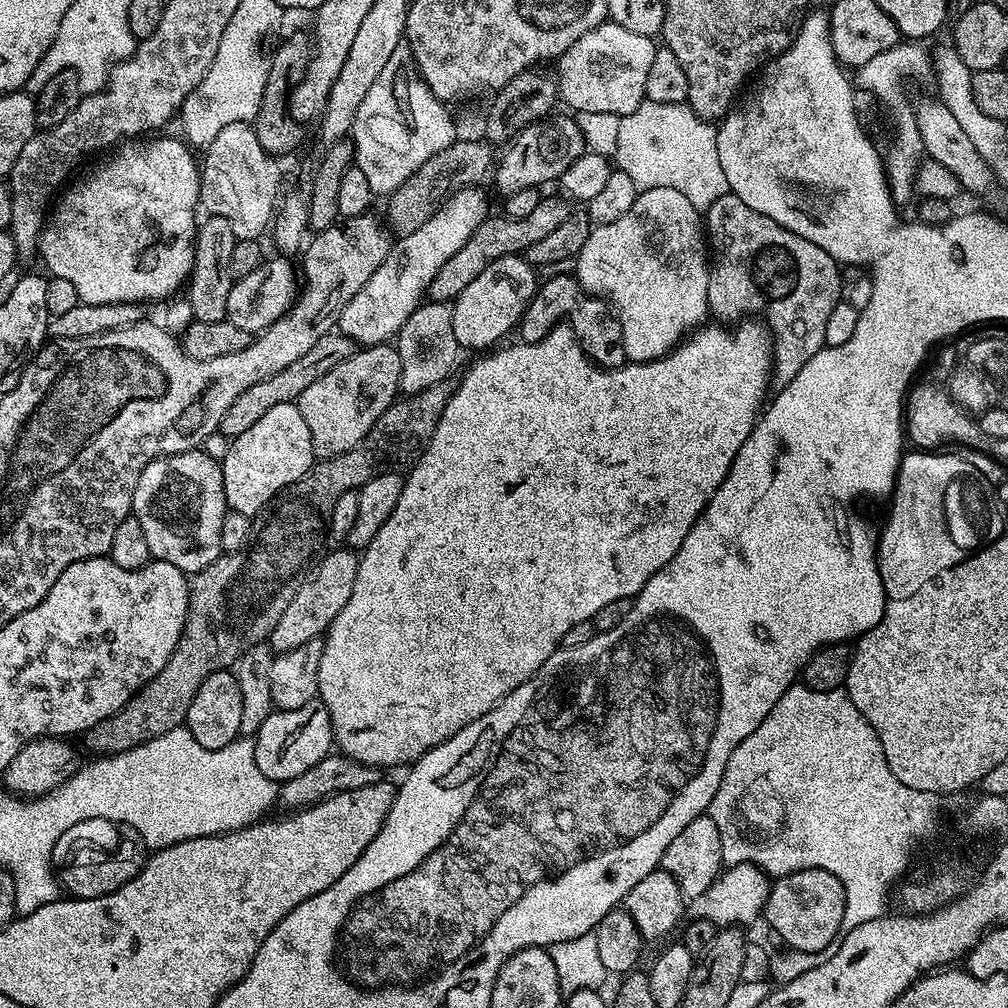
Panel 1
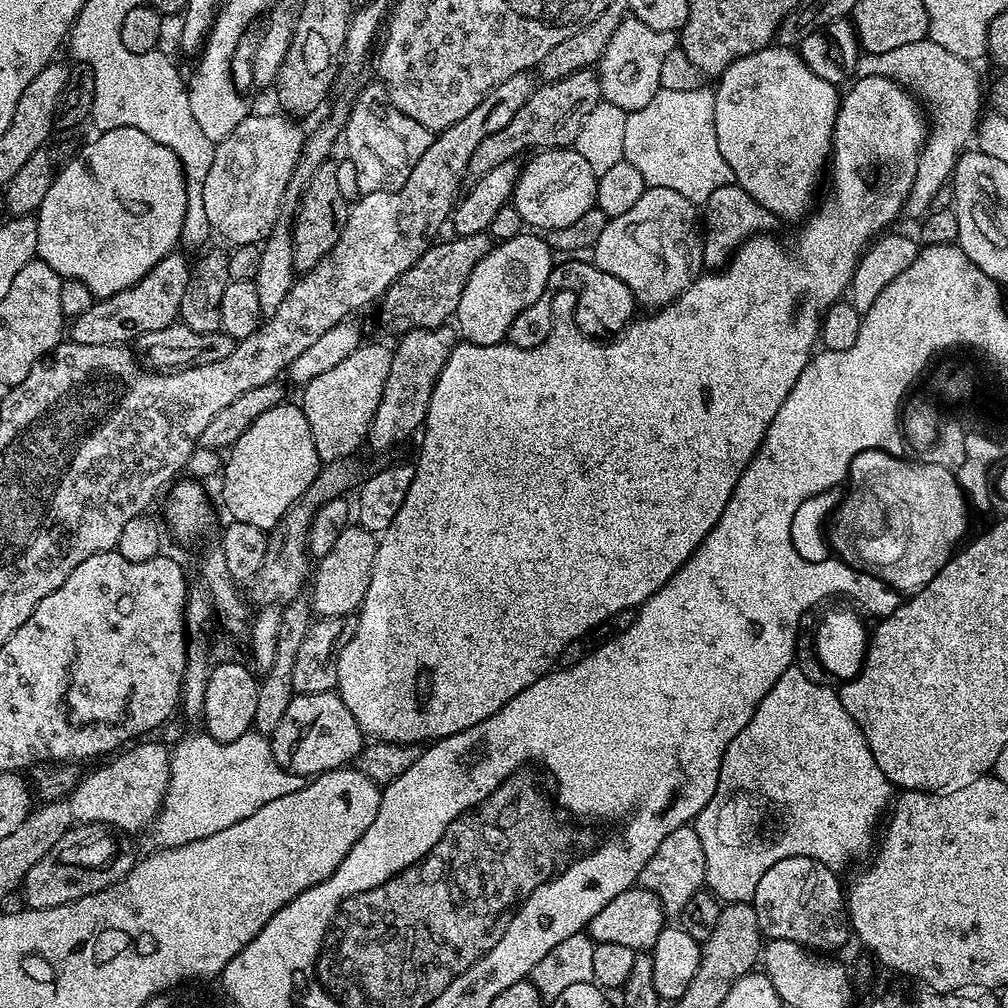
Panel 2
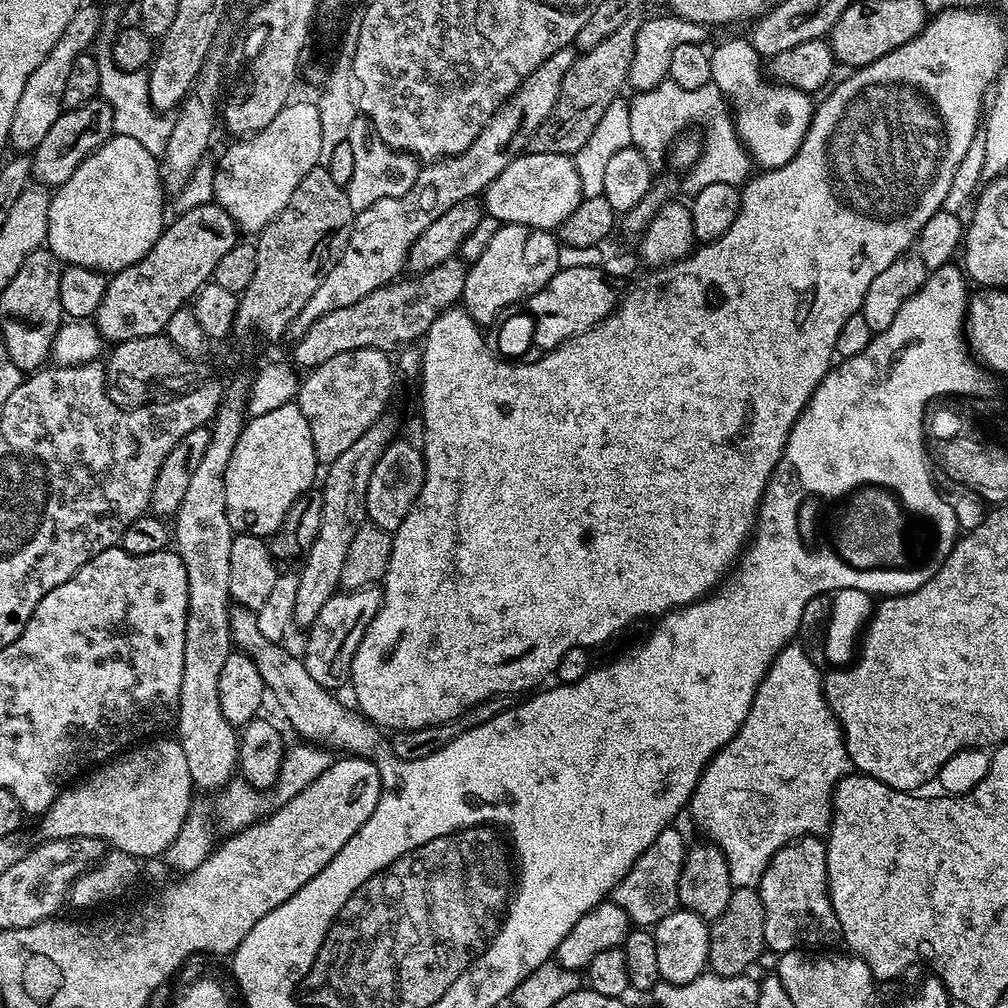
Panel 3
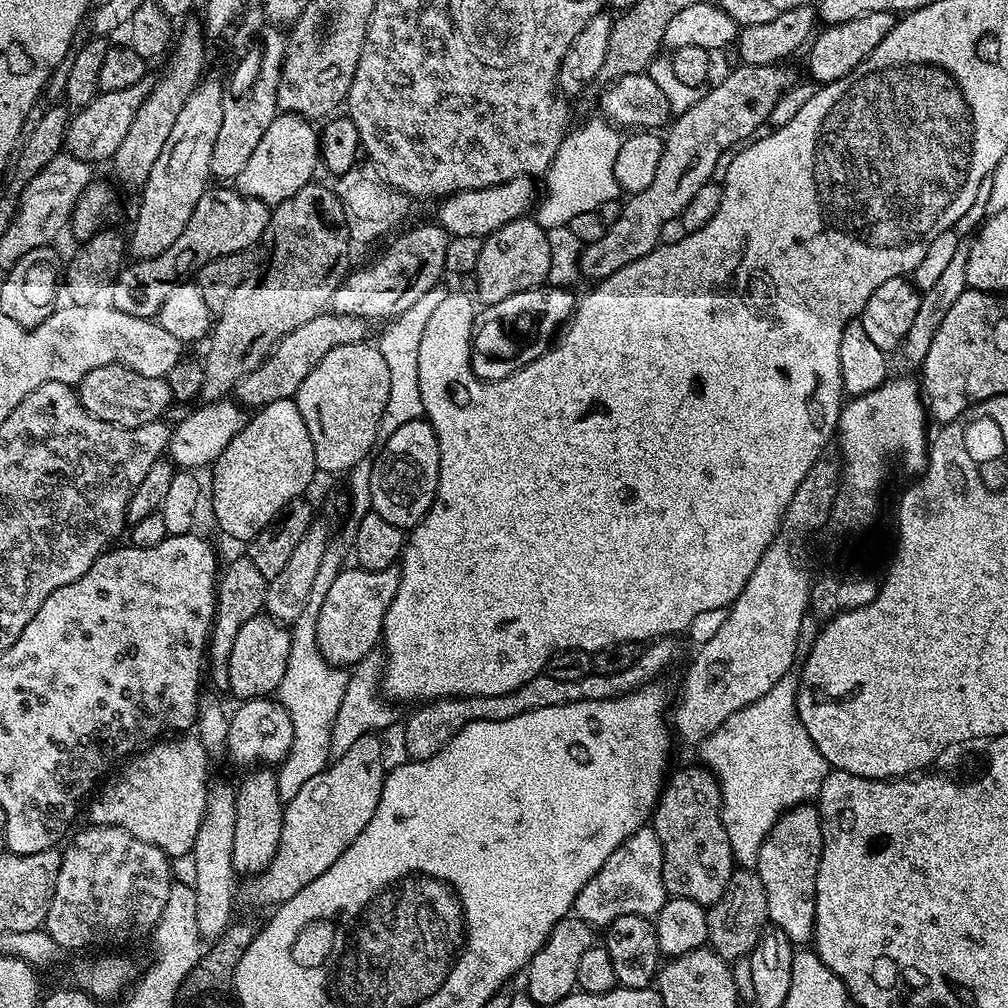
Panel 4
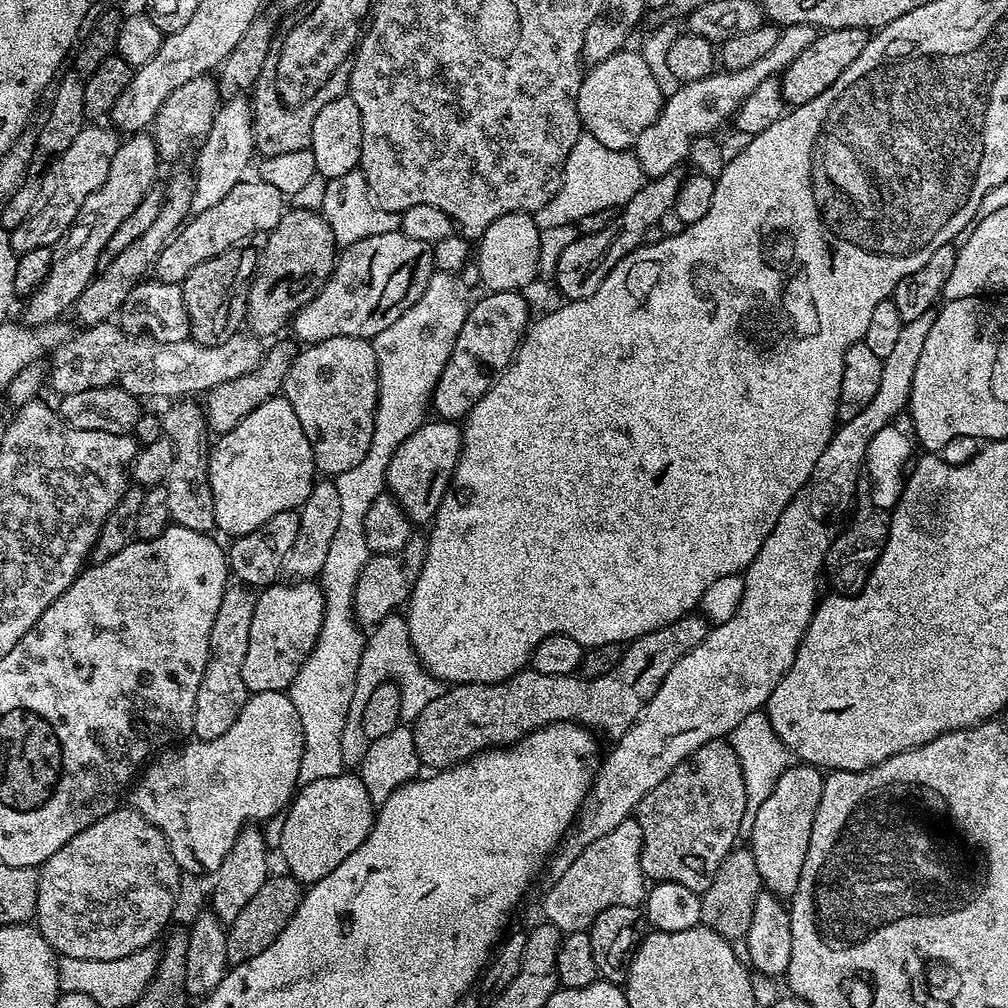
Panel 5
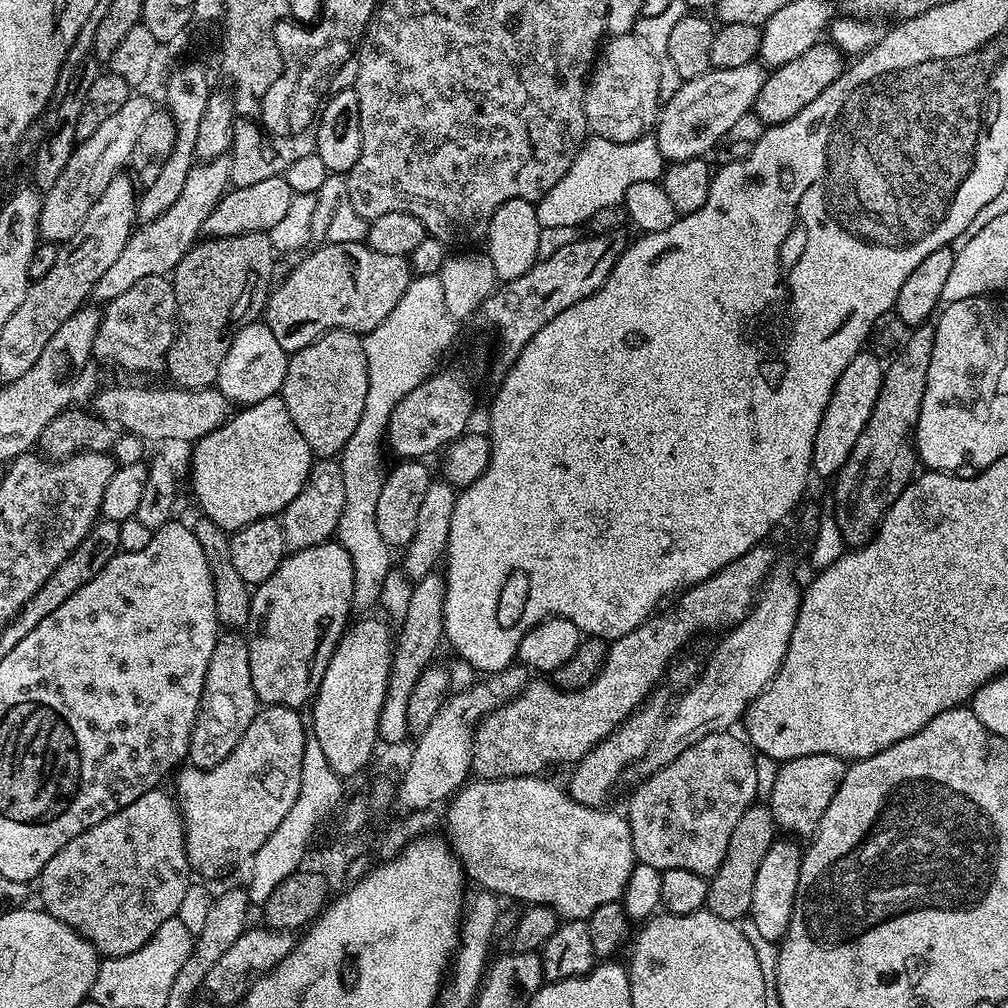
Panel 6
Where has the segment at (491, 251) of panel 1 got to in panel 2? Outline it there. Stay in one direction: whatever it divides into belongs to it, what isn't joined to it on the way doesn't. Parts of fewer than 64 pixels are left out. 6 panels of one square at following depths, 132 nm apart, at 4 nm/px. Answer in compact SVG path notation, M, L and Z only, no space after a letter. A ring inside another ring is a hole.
M487 232L456 236L452 240L441 239L410 266L384 291L379 301L380 320L396 334L415 328L438 328L447 325L455 317L462 290L466 290L468 276L488 253L490 237Z

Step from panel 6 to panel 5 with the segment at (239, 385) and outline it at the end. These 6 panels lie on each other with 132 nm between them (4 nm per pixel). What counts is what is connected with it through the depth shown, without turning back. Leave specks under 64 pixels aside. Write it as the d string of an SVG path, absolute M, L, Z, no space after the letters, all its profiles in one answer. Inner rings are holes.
M116 322L89 324L79 329L77 336L72 336L56 352L50 364L50 388L56 394L78 394L78 390L91 388L111 388L113 386L126 390L138 398L144 396L168 396L167 398L192 398L200 392L206 394L214 386L222 382L230 382L230 378L242 378L242 374L250 374L260 361L264 359L265 345L251 334L237 334L228 340L220 341L218 346L202 346L189 338L182 342L158 342L147 335L127 336Z

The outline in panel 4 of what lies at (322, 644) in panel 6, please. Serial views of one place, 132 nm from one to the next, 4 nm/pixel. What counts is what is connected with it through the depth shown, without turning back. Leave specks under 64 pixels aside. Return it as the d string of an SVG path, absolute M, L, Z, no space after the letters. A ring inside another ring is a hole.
M267 614L250 618L250 622L245 622L242 630L238 630L234 650L230 650L227 691L233 692L240 702L271 697L282 682L282 674L286 674L291 642L292 633L281 621Z

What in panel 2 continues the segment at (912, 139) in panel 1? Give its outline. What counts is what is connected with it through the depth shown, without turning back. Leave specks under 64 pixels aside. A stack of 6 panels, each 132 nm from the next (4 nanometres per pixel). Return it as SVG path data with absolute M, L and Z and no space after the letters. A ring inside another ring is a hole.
M930 39L908 42L879 54L861 53L853 77L856 80L886 77L898 81L927 102L938 112L938 128L929 131L921 149L914 186L904 204L905 217L921 219L935 203L934 198L942 186L951 179L960 153L969 145L979 125L982 111L982 88L977 68L971 61L958 58Z

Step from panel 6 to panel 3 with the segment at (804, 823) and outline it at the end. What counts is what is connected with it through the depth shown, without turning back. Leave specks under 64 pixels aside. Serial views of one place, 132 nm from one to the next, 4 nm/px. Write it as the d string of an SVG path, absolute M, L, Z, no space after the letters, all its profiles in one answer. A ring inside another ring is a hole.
M804 836L782 846L782 850L770 858L758 891L764 907L764 943L773 953L796 949L828 950L836 946L832 944L841 943L838 914L834 914L828 893L827 853L821 837Z

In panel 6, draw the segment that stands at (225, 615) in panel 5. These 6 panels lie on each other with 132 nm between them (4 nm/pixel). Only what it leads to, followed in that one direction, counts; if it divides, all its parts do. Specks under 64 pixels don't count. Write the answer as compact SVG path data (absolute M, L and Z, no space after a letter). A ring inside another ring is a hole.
M225 631L217 635L214 654L210 654L210 666L206 666L200 708L196 711L196 721L188 747L188 760L191 767L218 766L218 762L228 757L230 750L234 750L234 746L238 746L250 722L254 722L257 711L258 701L250 678L247 639L239 631Z

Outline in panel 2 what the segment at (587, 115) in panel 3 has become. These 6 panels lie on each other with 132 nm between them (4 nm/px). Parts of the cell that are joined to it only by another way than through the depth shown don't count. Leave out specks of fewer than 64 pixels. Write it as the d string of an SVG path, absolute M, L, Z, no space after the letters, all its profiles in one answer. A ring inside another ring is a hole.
M583 68L561 80L541 83L534 95L524 103L522 110L518 110L518 114L514 114L514 118L510 118L502 130L490 134L478 144L478 150L474 150L468 163L468 176L475 178L486 174L502 162L520 158L523 152L573 147L578 130L582 130L582 122L586 122L586 114L590 114L601 99L600 78L592 68Z

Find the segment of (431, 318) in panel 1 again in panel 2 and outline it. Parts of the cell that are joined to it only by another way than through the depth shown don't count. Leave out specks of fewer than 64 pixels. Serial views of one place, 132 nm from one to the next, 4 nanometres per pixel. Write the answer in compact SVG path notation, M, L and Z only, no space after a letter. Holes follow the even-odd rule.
M441 326L415 328L403 333L397 340L400 341L392 348L390 374L386 374L386 386L382 386L382 402L378 402L366 441L367 447L372 447L376 452L384 452L423 429L438 374L442 374L442 366L446 366L446 358L450 358L458 336L451 327Z

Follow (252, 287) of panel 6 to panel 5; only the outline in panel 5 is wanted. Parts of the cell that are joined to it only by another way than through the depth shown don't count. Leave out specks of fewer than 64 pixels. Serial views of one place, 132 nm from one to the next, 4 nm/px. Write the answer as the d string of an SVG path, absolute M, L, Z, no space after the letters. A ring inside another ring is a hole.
M237 246L226 250L222 254L218 254L214 258L210 258L206 262L202 262L202 266L194 266L194 270L190 270L190 274L182 281L184 289L184 301L186 302L186 310L190 318L190 326L192 327L191 339L202 346L218 346L220 341L228 340L231 336L237 335L239 326L242 324L242 313L246 308L246 297L248 294L248 286L252 283L258 272L258 252L252 246Z

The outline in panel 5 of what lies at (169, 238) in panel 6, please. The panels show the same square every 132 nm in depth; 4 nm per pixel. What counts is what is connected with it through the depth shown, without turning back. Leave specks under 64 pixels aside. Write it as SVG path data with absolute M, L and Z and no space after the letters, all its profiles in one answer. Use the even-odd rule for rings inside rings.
M220 106L213 118L213 125L203 136L200 153L196 156L196 172L192 185L192 212L208 210L217 202L222 202L234 186L249 175L248 163L252 160L252 151L257 151L256 129L252 122L251 107L226 108Z

